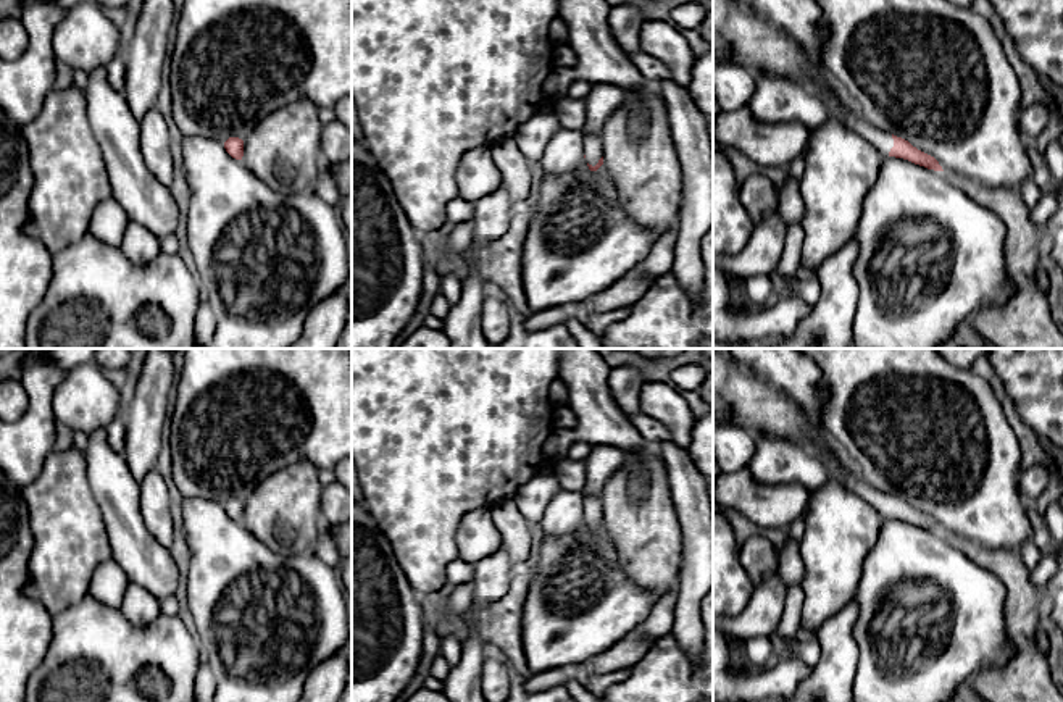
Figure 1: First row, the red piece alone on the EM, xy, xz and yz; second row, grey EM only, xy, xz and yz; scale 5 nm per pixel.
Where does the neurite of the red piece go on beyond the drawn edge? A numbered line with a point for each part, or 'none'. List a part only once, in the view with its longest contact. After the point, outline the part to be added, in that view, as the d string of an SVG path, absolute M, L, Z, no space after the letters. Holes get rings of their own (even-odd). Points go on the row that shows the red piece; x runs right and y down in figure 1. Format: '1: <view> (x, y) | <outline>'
1: yz (841, 105) | M839 86L810 89L824 102L829 115L832 115L844 127L855 131L866 142L874 145L884 157L889 155L894 147L894 139L890 134L871 126L861 115L857 103L850 95L844 94Z

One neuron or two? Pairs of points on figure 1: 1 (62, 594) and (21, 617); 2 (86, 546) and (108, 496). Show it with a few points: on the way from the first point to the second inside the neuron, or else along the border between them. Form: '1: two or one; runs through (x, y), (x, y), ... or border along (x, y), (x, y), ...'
1: two; border along (29, 568), (25, 591), (36, 597), (52, 615)
2: two; border along (87, 475), (112, 547)

